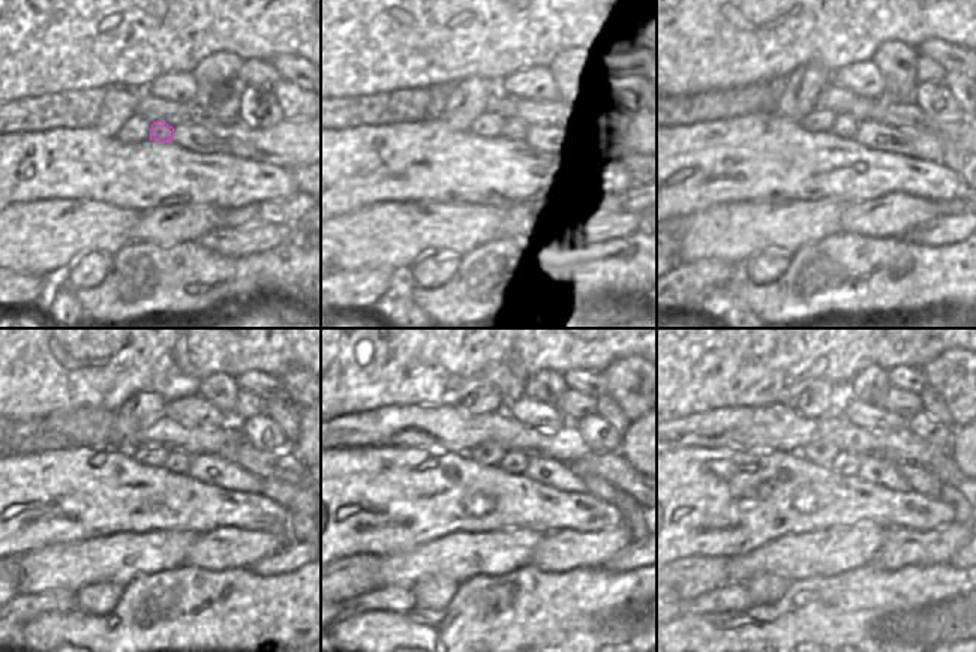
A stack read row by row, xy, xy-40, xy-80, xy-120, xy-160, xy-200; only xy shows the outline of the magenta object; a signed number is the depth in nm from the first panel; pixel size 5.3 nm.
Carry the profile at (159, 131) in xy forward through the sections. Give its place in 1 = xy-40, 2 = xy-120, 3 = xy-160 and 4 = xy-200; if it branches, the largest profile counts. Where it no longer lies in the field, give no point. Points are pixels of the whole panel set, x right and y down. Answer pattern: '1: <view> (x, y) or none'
1: xy-40 (513, 128)
2: xy-120 (177, 462)
3: xy-160 (513, 462)
4: xy-200 (846, 463)

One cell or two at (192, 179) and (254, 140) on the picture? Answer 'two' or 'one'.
two

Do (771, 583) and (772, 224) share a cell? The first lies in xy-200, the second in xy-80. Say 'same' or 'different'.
different

